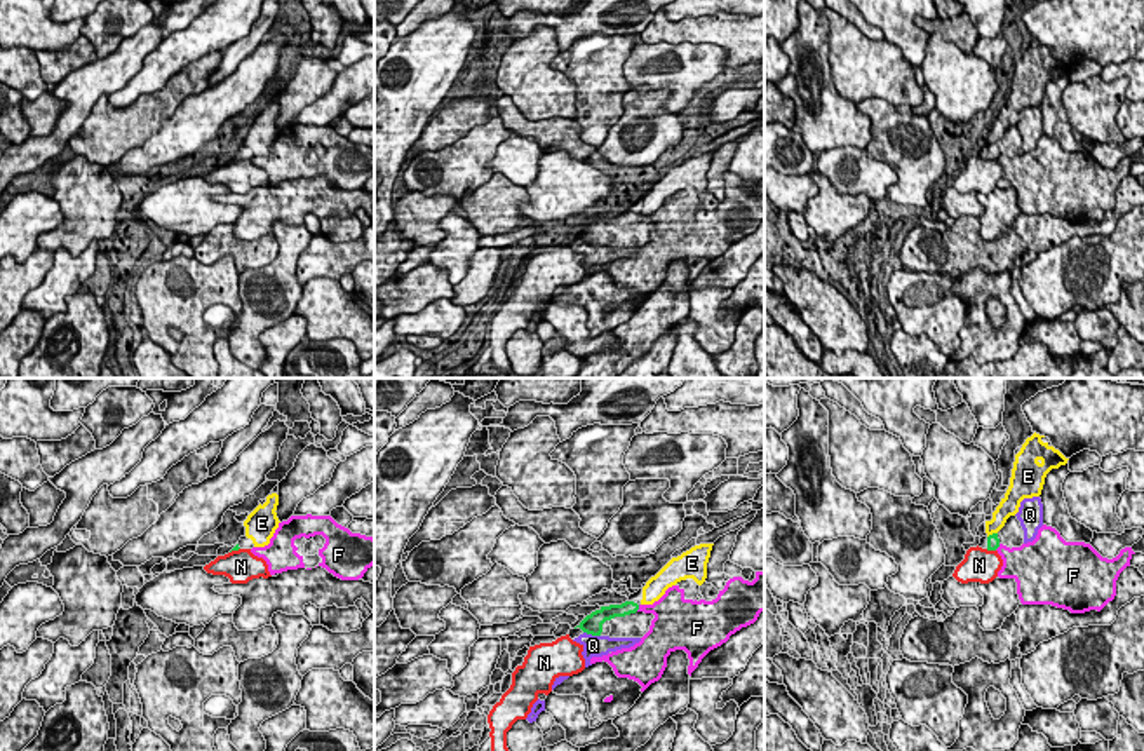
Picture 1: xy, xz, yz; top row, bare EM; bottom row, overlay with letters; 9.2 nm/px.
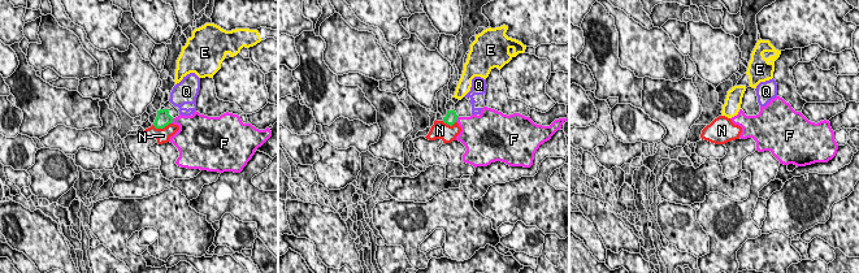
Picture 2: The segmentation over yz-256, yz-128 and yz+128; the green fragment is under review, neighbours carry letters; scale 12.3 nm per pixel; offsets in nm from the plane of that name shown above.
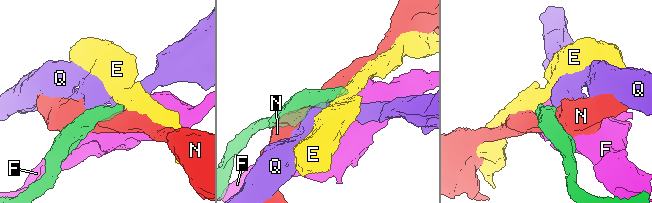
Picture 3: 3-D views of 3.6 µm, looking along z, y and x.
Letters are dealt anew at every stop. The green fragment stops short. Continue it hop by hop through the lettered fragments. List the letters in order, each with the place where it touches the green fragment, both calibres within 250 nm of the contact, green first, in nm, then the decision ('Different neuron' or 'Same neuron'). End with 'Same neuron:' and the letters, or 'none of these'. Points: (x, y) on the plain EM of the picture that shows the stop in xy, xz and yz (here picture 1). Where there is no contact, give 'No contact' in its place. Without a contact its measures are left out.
E: Touches green at yz (993, 143). Thickness 130 nm (green) against 160 nm. Different neuron
F: Touches green at xz (638, 218). Thickness 130 nm (green) against 220 nm. Different neuron
N: Touches green at yz (991, 159). Thickness 130 nm (green) against 320 nm. Different neuron
Q: Touches green at xz (592, 244). Thickness 190 nm (green) against 190 nm. Different neuron
Same neuron: none of these

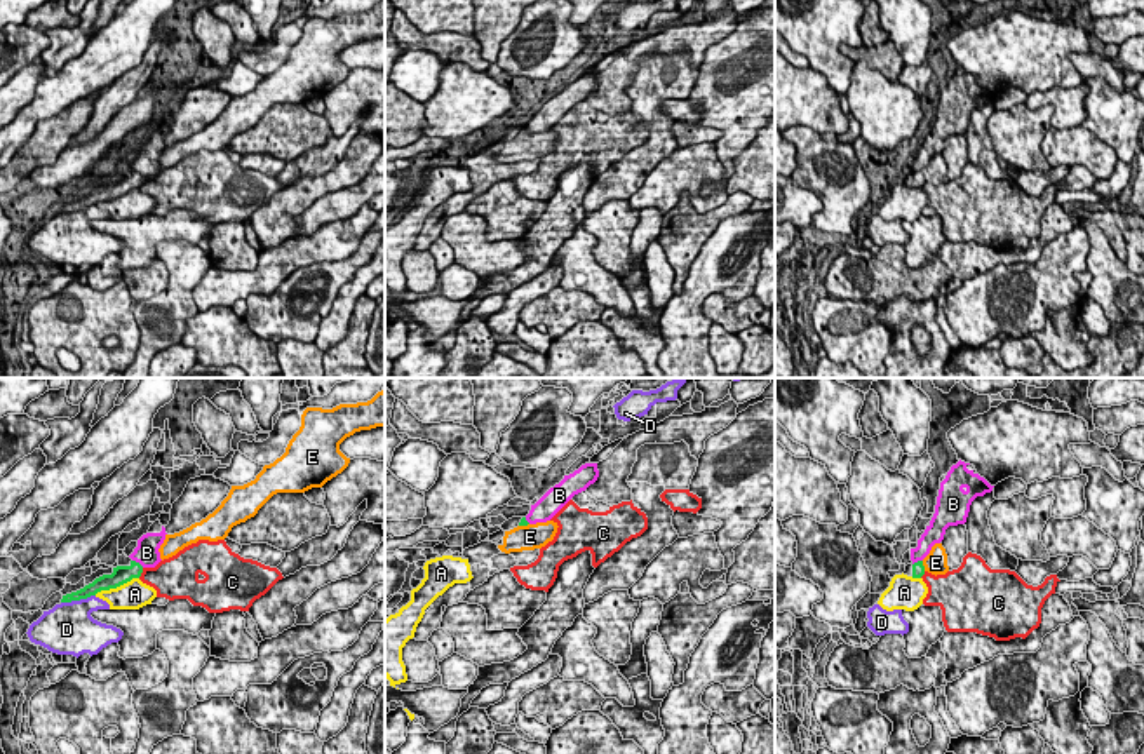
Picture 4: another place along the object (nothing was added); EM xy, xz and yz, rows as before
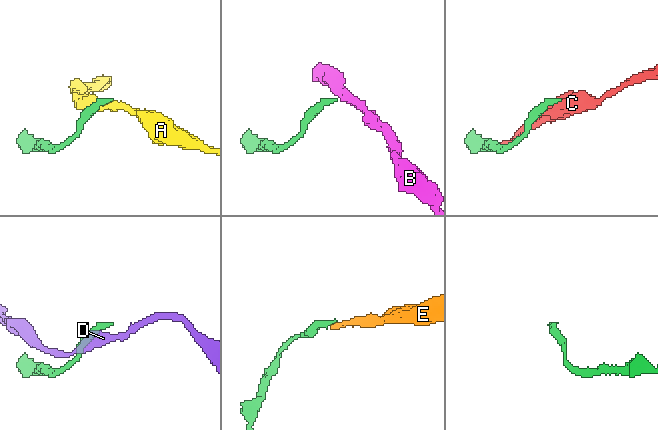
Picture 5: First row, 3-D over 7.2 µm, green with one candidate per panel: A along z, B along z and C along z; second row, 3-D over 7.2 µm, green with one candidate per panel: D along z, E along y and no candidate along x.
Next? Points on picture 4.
A: Touches green at xy (115, 197). Thickness 170 nm (green) against 280 nm. Different neuron
B: Touches green at xy (138, 173). Thickness 170 nm (green) against 220 nm. Different neuron
C: Touches green at xy (141, 181). Thickness 170 nm (green) against 320 nm. Different neuron
D: Touches green at xy (77, 209). Thickness 120 nm (green) against 420 nm. Different neuron
E: Touches green at yz (923, 176). Thickness 130 nm (green) against 220 nm. Same neuron
Same neuron: E

